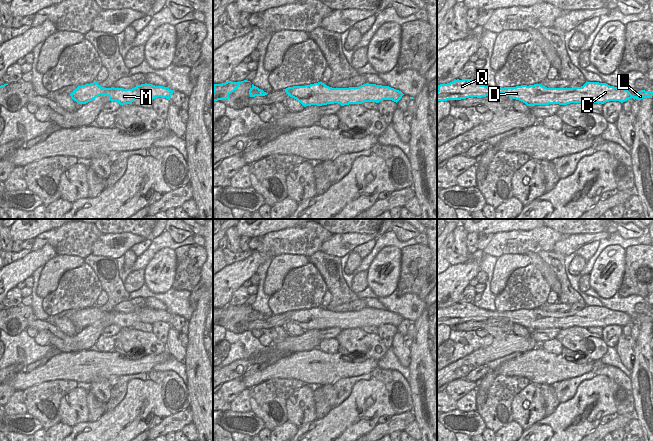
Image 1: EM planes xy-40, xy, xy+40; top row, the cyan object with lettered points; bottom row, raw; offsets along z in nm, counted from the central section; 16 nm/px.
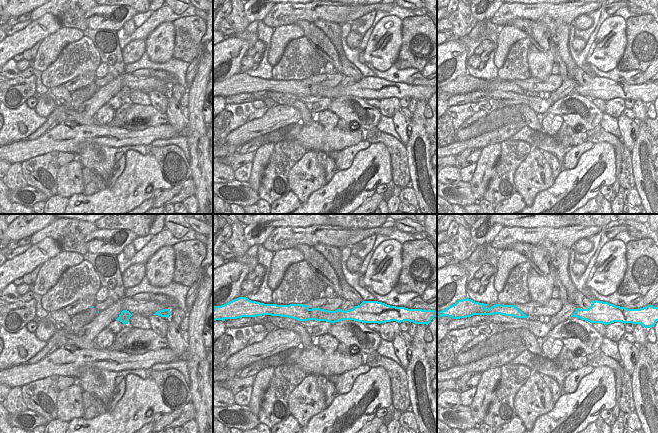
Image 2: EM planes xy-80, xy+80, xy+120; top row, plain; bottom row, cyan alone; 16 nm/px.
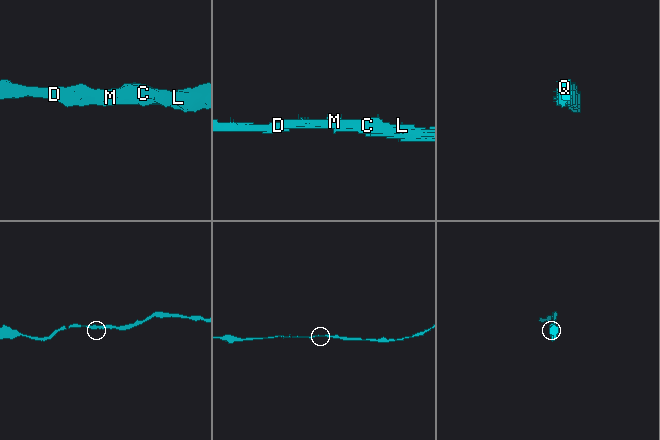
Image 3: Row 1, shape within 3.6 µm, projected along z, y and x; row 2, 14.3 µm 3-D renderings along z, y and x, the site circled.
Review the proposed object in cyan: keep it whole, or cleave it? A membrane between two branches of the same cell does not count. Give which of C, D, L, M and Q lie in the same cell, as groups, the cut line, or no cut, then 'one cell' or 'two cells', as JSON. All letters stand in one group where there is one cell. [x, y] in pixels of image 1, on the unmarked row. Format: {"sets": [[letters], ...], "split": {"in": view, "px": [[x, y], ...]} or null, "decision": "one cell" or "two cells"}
{"sets": [["C", "D", "L", "M", "Q"]], "split": null, "decision": "one cell"}

